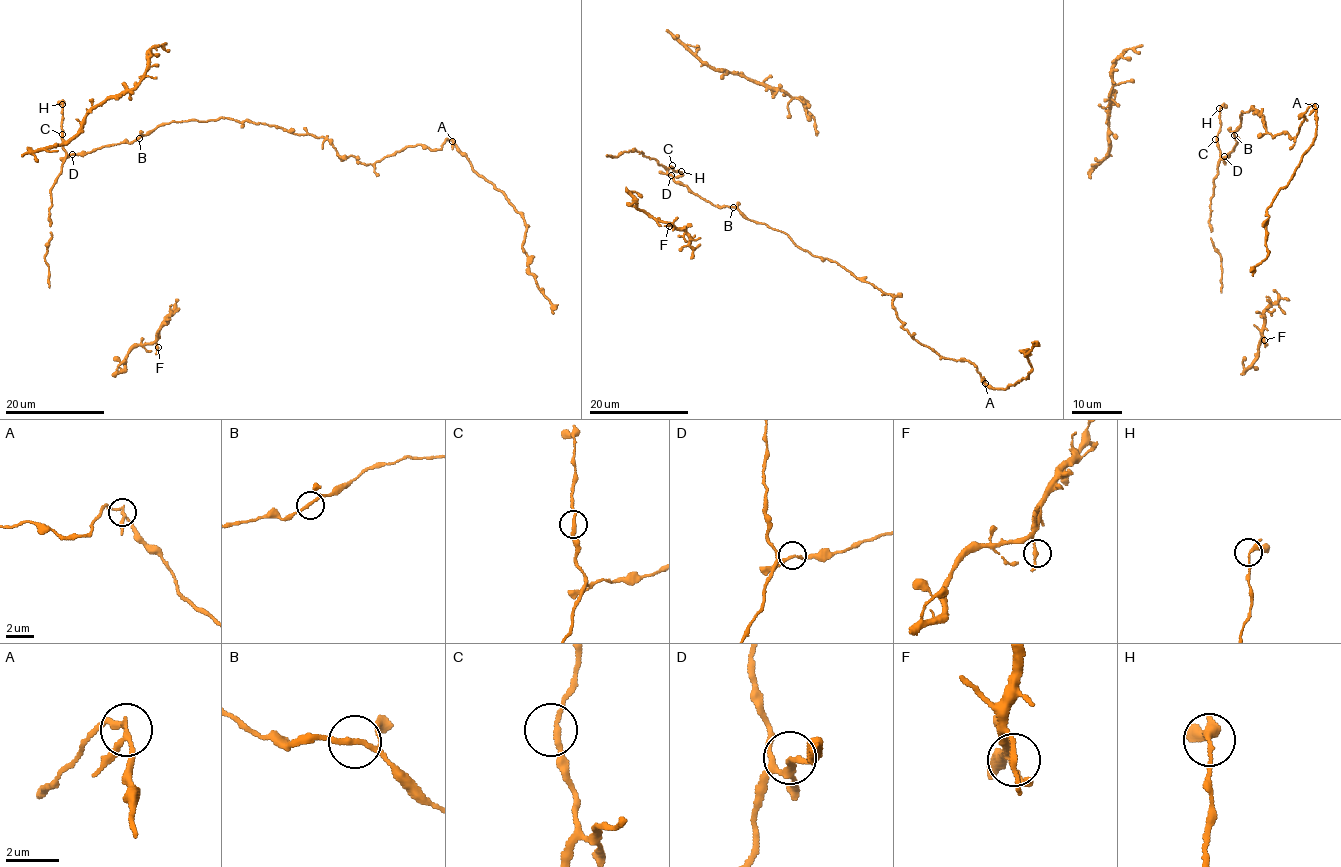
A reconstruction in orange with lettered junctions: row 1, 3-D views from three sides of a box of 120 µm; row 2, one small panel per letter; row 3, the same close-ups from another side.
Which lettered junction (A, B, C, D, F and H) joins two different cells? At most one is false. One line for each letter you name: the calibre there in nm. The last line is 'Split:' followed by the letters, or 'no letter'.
A: 170 nm thick
Split: A

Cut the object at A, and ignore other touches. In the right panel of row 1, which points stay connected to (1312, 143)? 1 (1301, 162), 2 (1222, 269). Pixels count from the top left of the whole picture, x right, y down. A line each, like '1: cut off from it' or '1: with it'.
1: with it
2: cut off from it

